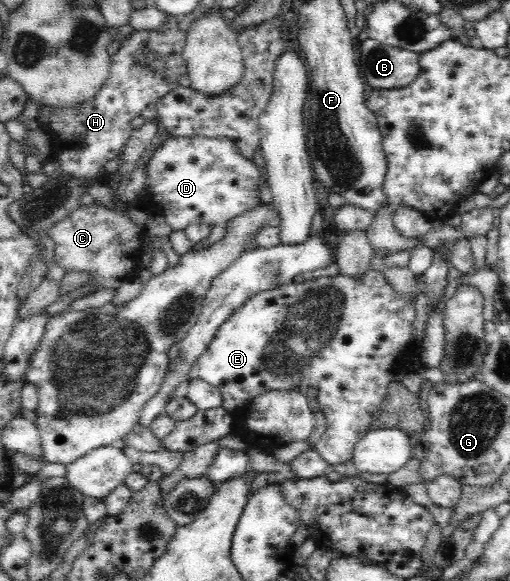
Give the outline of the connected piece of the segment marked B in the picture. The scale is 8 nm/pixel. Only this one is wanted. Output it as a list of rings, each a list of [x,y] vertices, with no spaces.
[[[367,38],[363,41],[356,41],[359,45],[358,70],[368,89],[396,89],[411,84],[412,80],[419,74],[420,56],[415,52],[403,50],[397,46],[382,44],[380,40]]]

